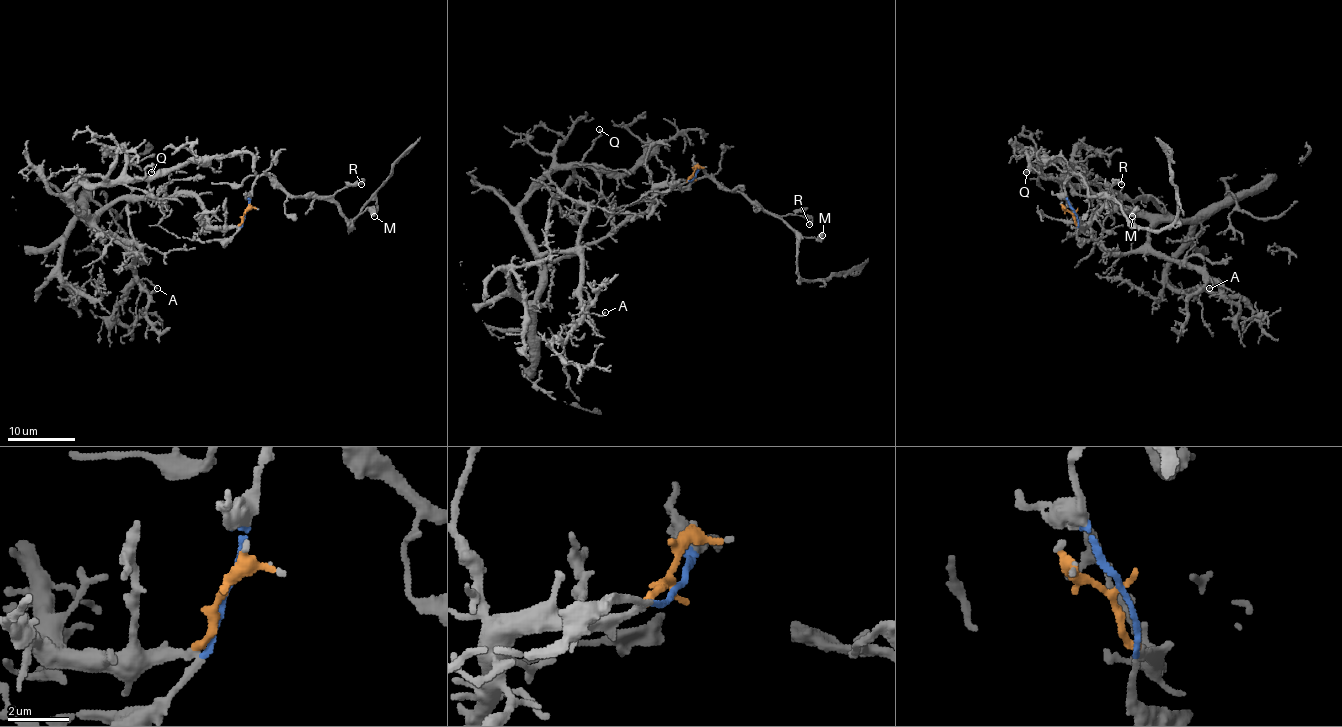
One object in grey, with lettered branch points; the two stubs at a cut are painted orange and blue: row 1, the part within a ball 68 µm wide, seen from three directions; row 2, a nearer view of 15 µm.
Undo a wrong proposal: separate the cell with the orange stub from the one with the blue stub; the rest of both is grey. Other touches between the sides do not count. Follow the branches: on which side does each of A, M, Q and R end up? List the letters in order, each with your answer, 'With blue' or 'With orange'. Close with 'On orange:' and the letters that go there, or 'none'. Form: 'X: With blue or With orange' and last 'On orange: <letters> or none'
A: With orange
M: With blue
Q: With orange
R: With blue
On orange: A, Q

